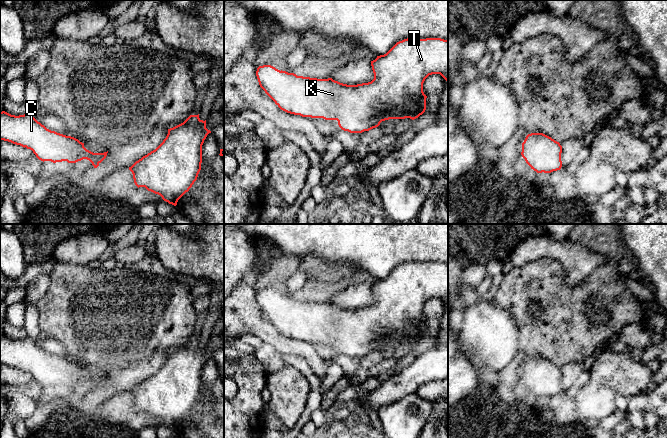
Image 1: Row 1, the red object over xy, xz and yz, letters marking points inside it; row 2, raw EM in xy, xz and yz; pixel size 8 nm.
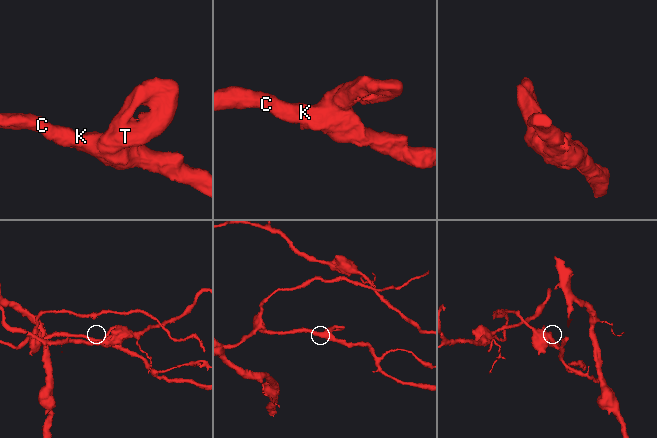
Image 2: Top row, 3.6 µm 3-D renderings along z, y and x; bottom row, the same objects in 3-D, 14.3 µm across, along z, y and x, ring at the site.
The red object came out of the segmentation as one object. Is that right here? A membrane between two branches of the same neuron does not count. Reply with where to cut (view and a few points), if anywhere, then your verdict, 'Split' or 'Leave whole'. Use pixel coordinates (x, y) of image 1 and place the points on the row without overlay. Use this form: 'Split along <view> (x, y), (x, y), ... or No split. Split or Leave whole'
No split. Leave whole

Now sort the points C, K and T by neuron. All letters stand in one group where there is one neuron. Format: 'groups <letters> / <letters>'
groups C K T

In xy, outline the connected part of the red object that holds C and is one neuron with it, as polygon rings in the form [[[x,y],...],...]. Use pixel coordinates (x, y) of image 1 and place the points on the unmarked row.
[[[0,336],[0,364],[32,374],[43,386],[76,387],[87,383],[97,392],[108,377],[87,374],[78,363],[47,353],[29,337],[15,340]]]

